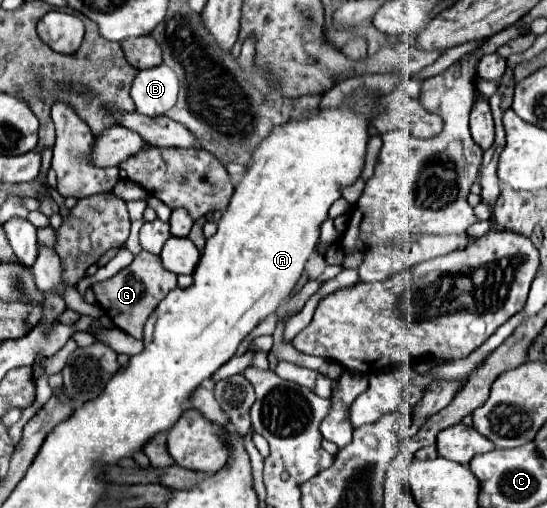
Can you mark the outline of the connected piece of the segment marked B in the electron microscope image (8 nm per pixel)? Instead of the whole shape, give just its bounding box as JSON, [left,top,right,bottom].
[130,65,178,117]

